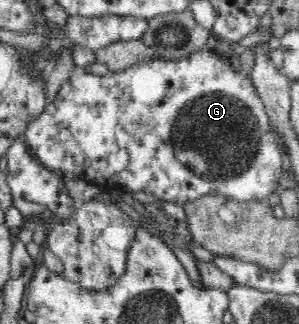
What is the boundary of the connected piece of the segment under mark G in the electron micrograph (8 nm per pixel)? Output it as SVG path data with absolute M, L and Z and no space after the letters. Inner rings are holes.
M211 49L190 53L189 56L179 61L154 58L148 62L136 63L124 70L109 71L106 75L101 76L82 72L73 73L67 82L61 85L55 99L46 106L43 113L26 127L22 135L22 144L38 163L64 178L85 179L97 185L101 191L115 190L116 187L127 187L131 191L147 191L147 193L157 195L163 201L171 201L179 206L183 205L183 202L209 195L235 197L240 201L262 201L273 191L277 191L277 187L279 187L277 181L283 172L280 148L276 145L276 137L268 121L267 112L251 76L241 73L239 68L233 67L233 63L227 57L215 55Z

